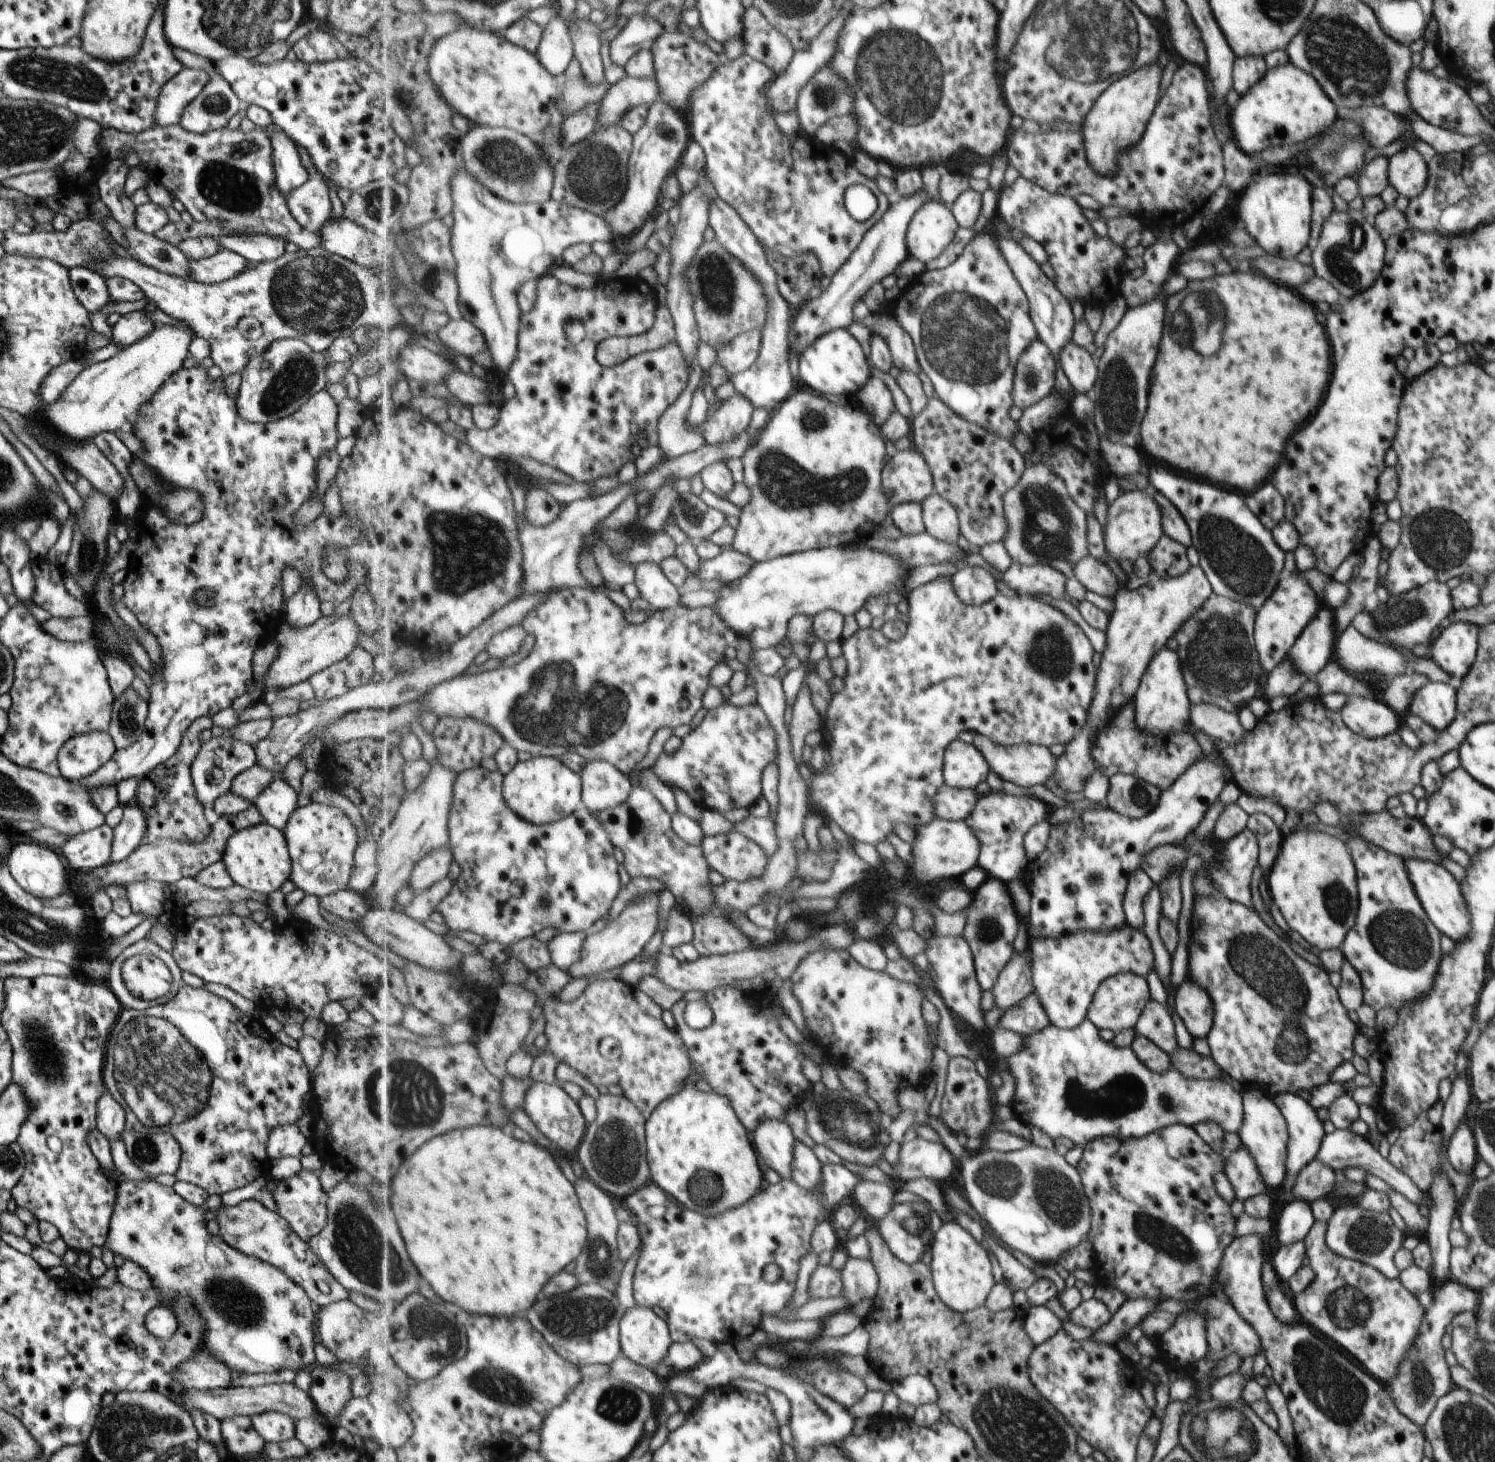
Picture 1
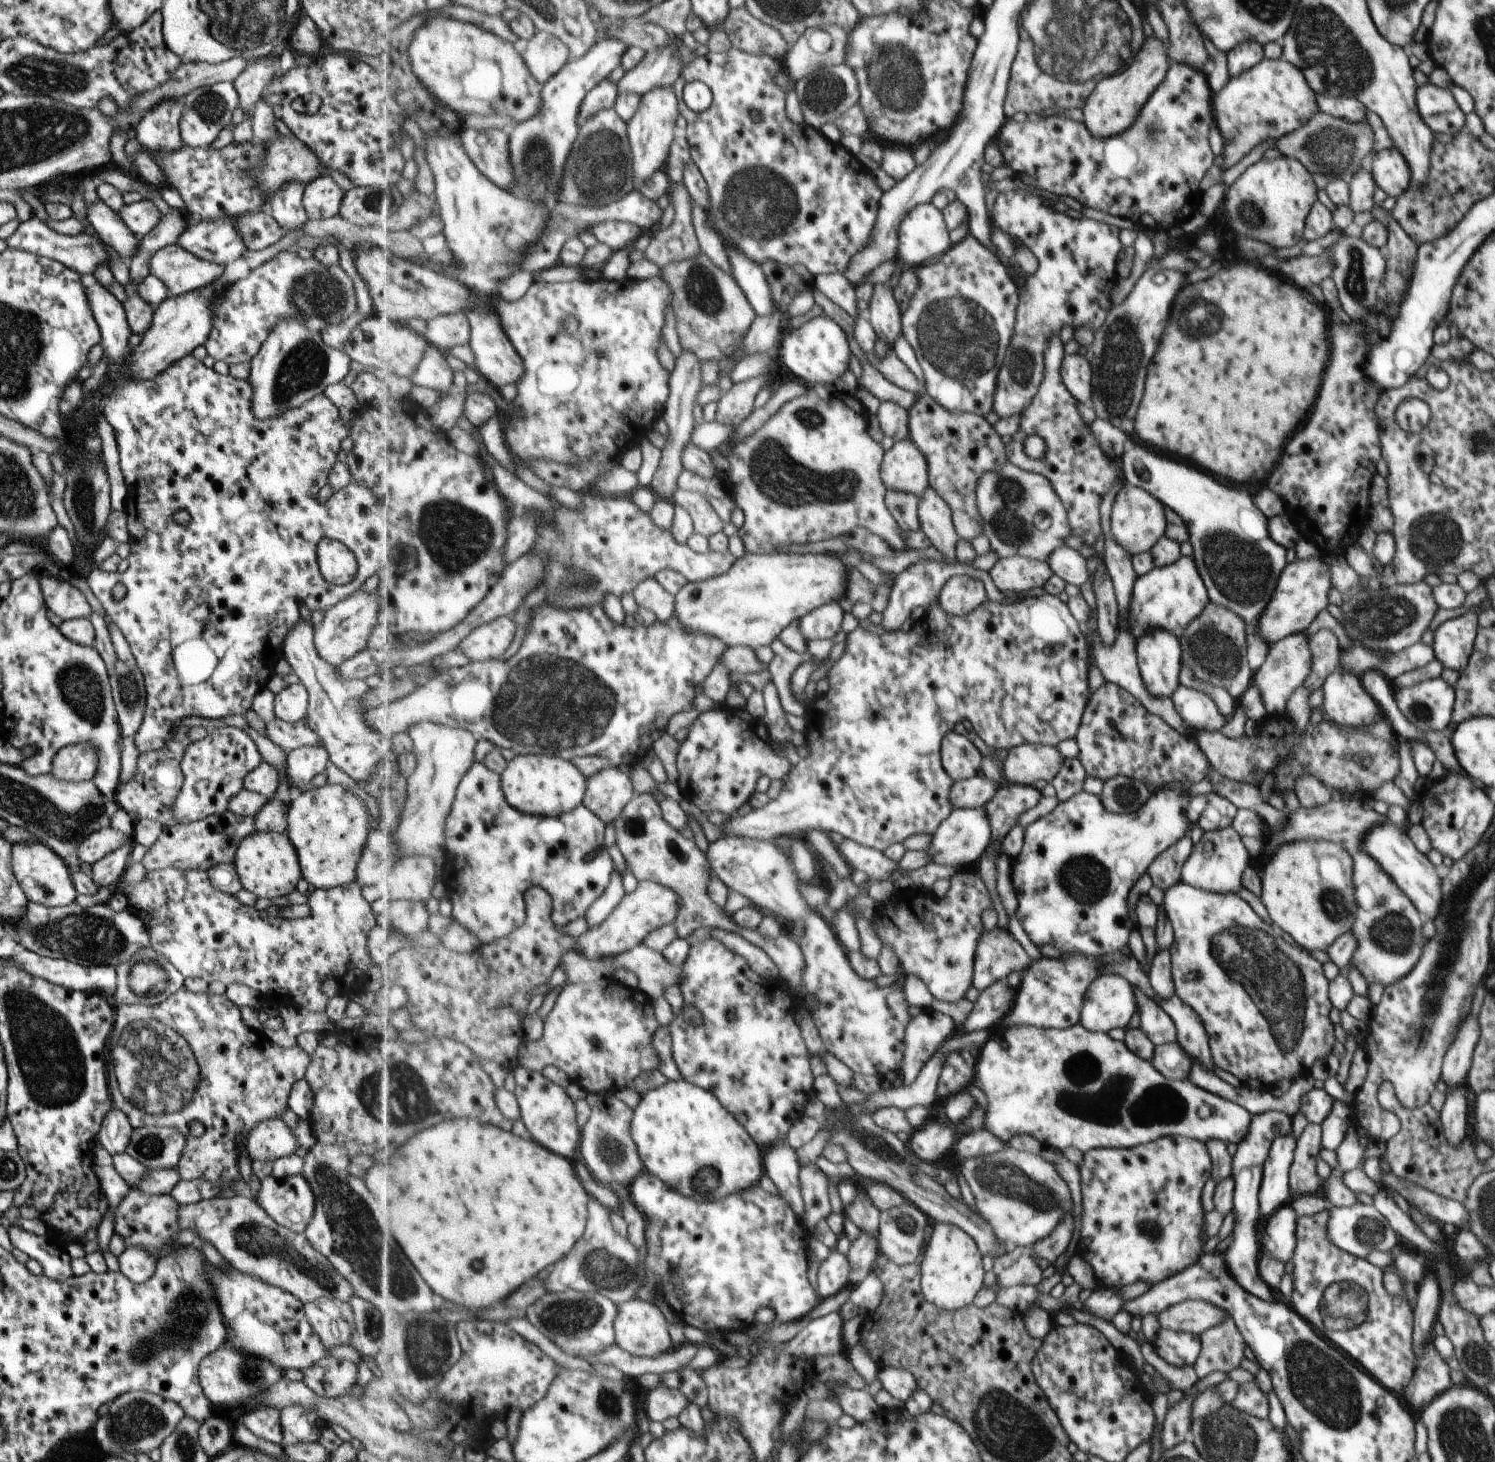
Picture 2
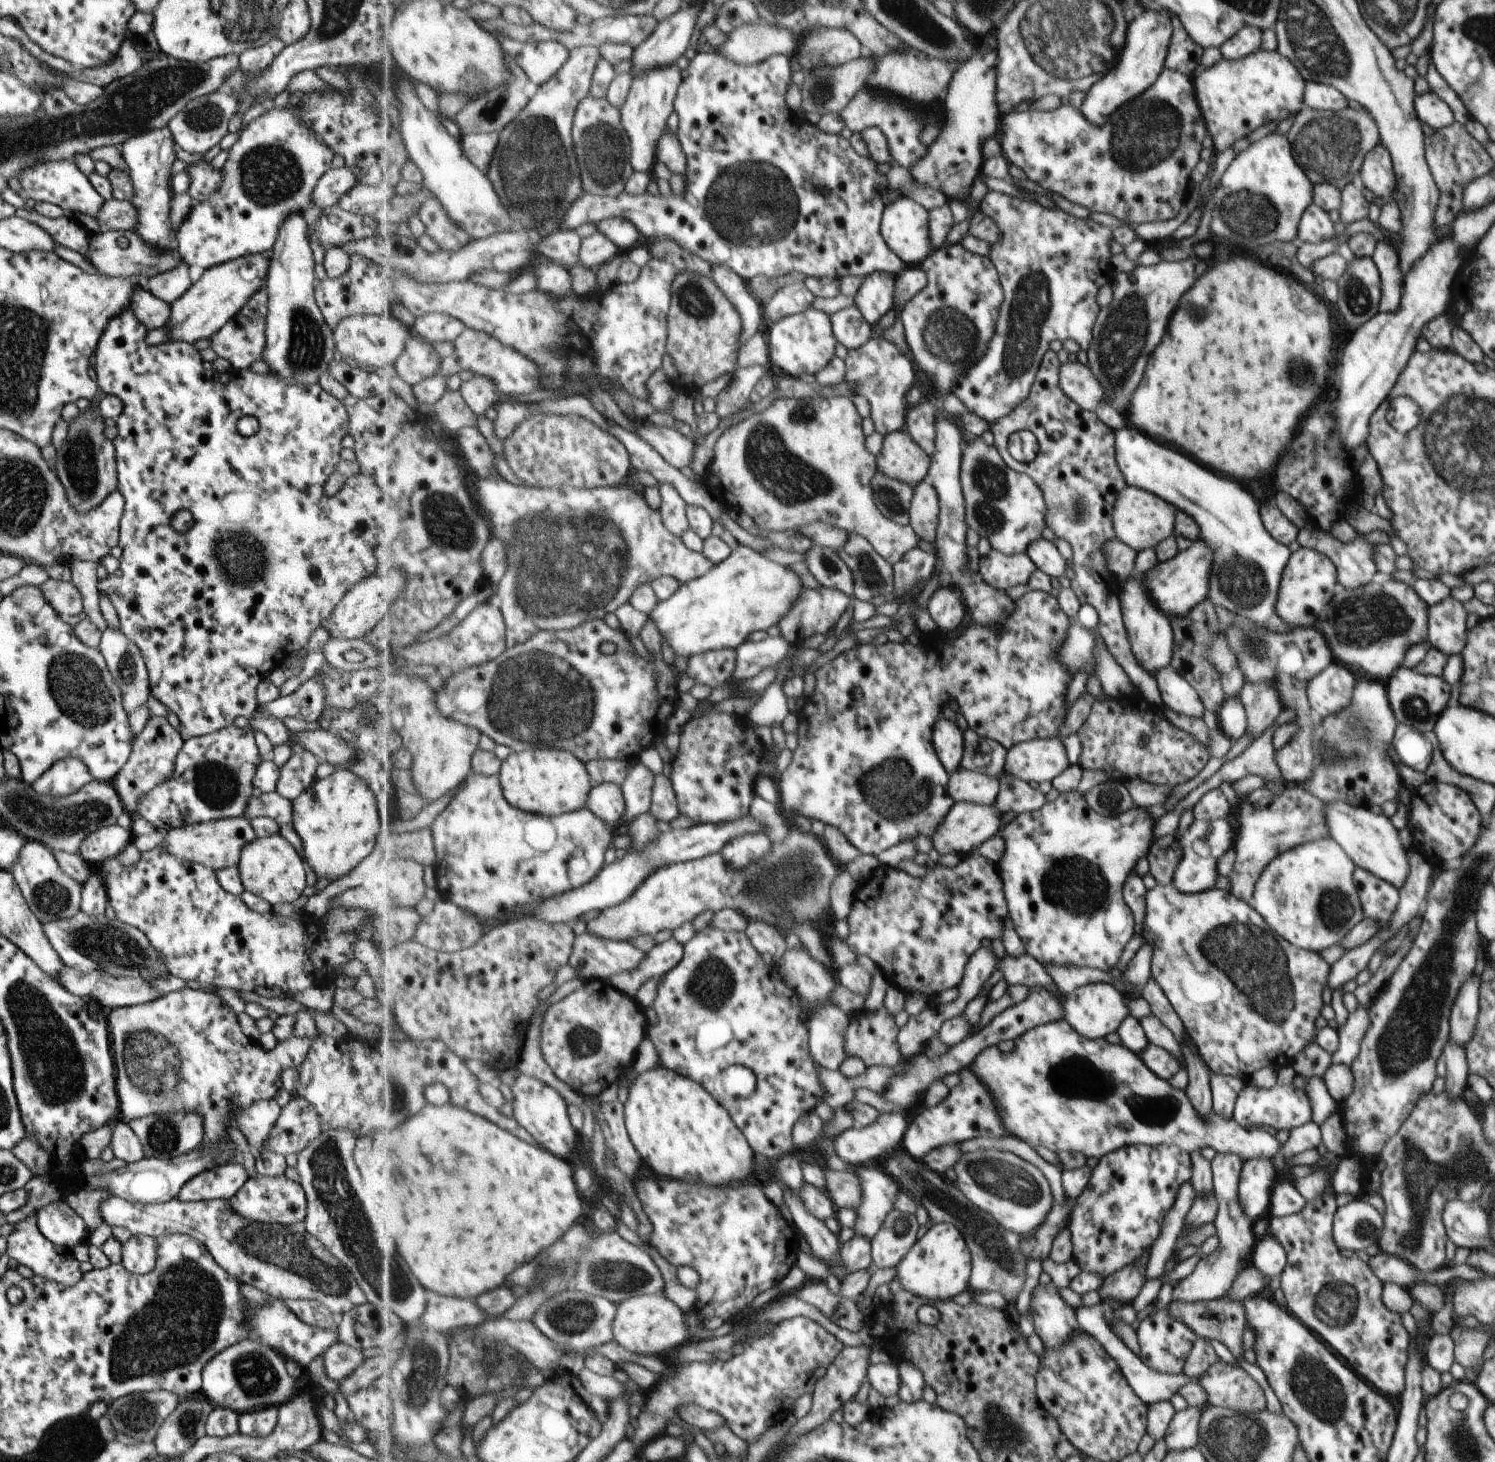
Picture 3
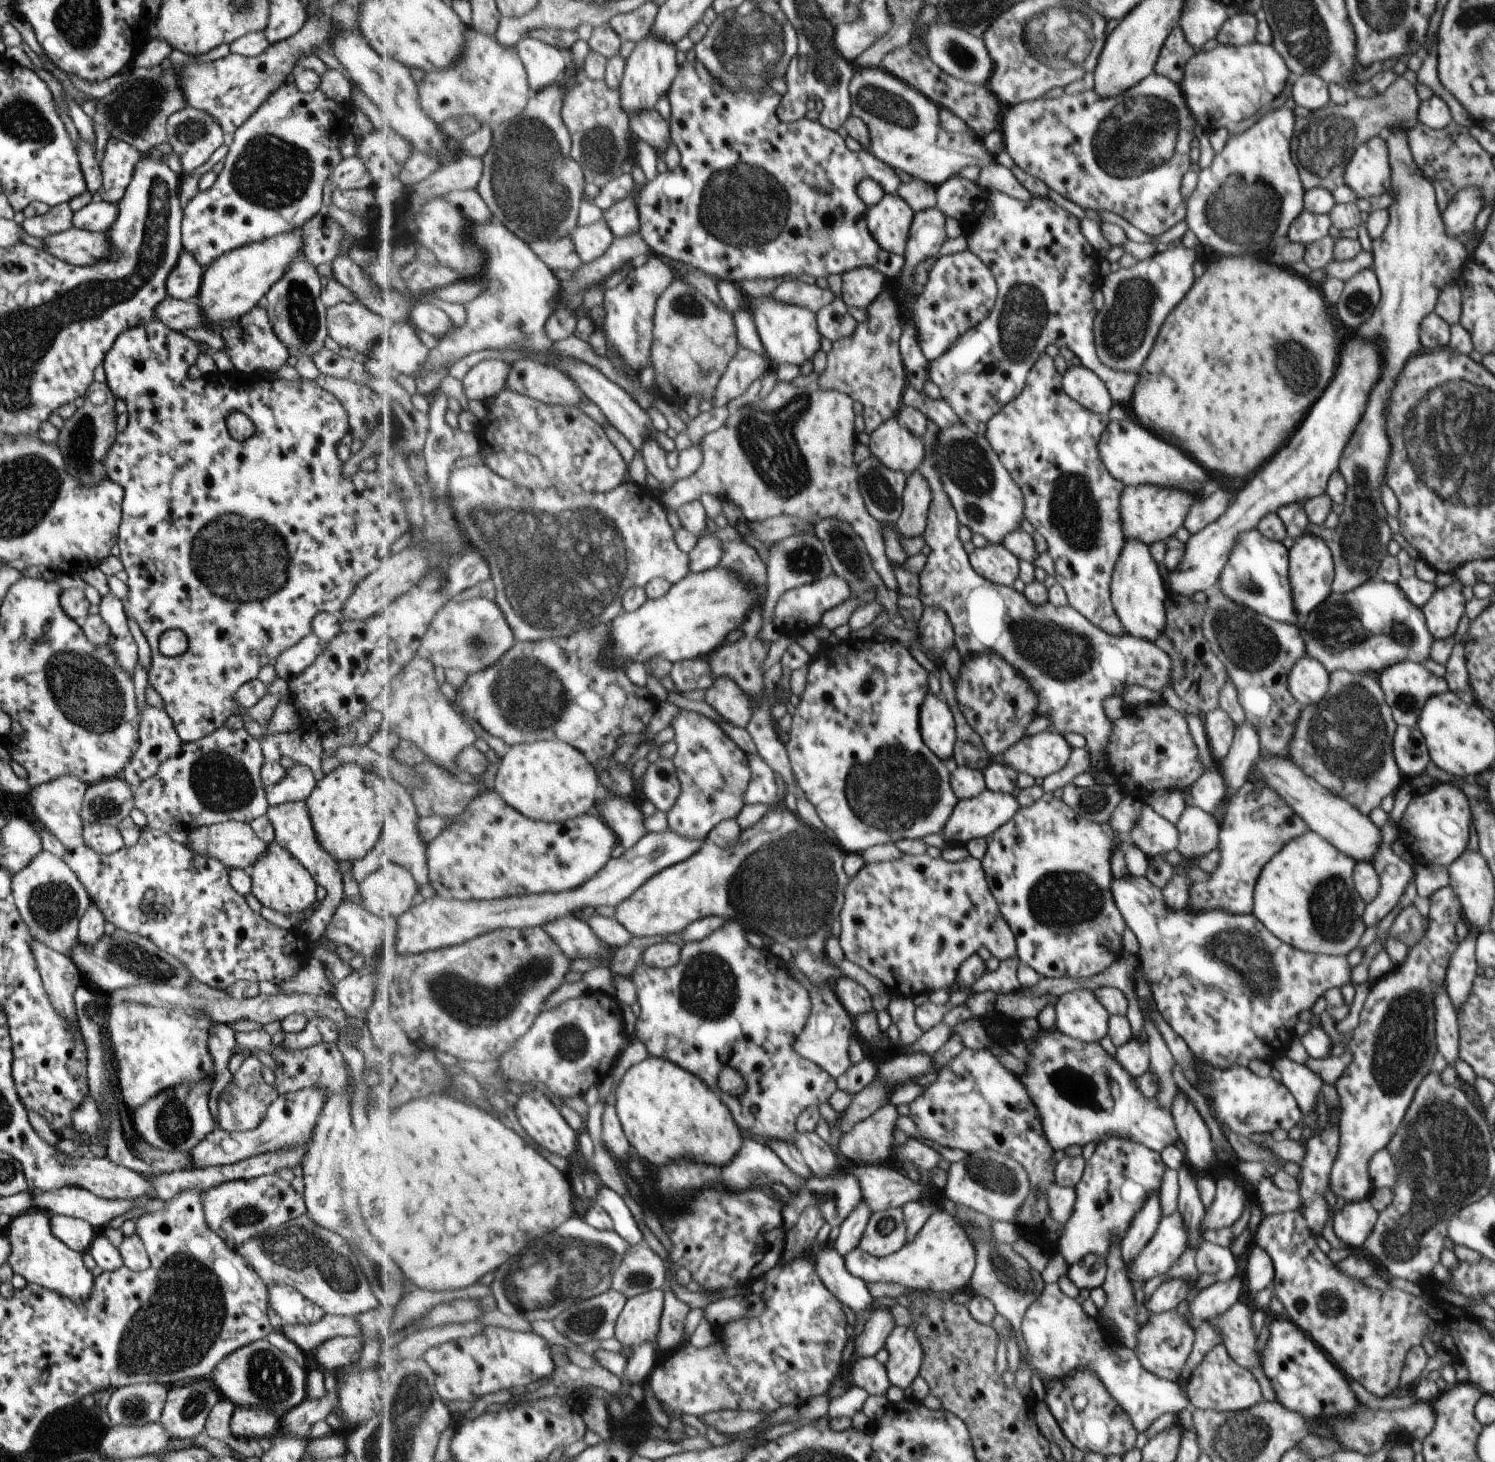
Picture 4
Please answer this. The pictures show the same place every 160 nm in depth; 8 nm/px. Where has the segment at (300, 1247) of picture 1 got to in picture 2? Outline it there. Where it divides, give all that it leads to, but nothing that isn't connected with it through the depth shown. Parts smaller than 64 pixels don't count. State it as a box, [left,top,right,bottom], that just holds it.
[177,1196,355,1304]

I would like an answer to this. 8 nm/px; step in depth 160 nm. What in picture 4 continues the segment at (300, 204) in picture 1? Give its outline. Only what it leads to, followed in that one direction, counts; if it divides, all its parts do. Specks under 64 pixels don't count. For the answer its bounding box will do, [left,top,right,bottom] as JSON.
[327,157,372,190]

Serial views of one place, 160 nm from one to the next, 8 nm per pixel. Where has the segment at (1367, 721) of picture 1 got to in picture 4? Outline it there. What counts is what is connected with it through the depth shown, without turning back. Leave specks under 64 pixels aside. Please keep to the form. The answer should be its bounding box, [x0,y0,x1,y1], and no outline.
[1287,659,1331,708]

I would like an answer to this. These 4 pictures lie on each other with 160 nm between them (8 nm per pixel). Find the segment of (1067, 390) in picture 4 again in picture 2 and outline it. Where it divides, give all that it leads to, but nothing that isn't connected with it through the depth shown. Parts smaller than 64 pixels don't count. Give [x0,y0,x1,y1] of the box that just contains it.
[1060,351,1092,404]

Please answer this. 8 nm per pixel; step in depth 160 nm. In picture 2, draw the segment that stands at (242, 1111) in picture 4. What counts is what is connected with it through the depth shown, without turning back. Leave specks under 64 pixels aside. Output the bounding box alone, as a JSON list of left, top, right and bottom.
[246,1119,300,1163]

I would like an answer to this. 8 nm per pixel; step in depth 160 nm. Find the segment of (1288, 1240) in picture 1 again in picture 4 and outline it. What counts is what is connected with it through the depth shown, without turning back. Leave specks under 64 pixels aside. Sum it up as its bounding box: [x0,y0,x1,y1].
[1244,1245,1274,1296]

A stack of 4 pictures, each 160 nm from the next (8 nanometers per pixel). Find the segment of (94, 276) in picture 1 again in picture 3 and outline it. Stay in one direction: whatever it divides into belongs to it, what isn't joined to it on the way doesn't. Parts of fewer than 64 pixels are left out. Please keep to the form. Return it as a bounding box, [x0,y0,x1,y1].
[92,308,403,737]

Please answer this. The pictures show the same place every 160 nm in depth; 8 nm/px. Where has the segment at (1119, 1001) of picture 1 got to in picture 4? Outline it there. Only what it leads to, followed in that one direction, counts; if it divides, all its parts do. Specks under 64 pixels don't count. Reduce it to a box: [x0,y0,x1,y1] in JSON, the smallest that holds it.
[1053,988,1108,1042]

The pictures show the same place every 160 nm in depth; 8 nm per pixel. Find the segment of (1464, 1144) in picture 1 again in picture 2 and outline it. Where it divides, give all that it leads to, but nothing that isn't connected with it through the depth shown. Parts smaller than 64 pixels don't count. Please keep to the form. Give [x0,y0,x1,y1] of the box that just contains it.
[1440,1088,1470,1145]

